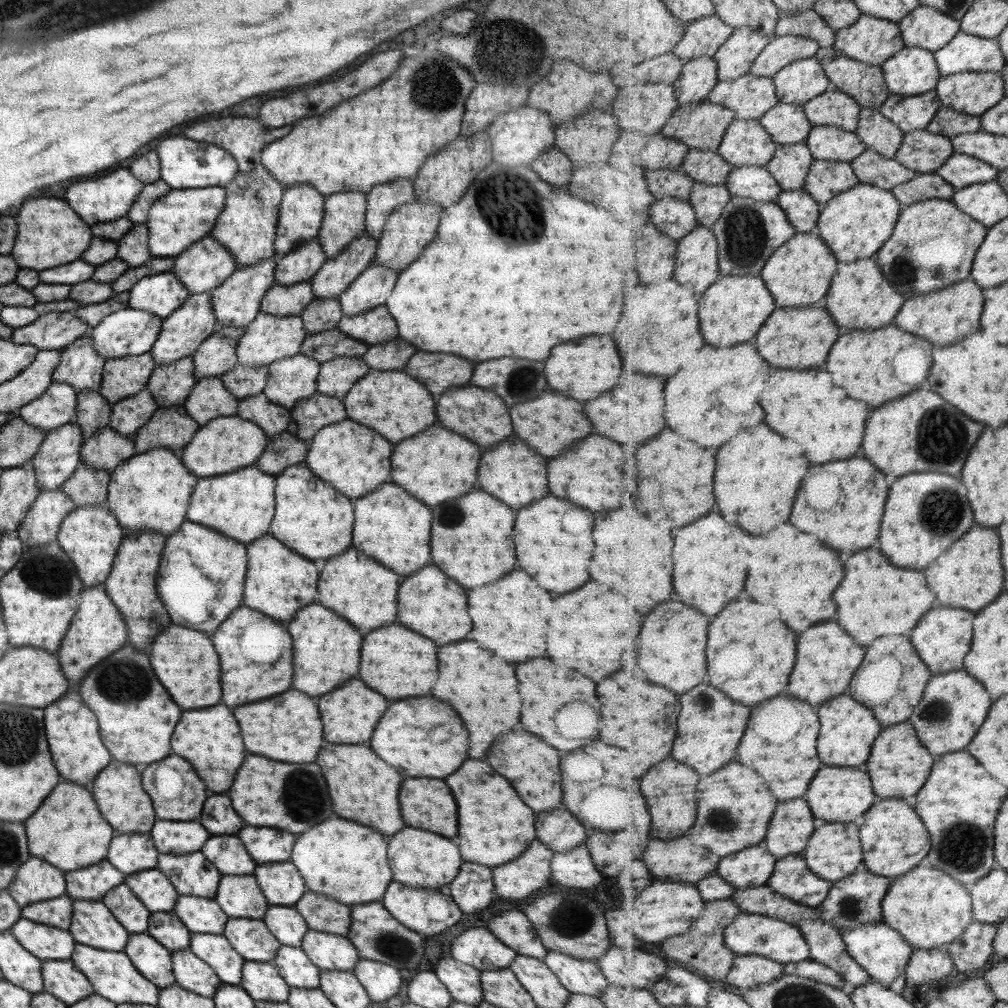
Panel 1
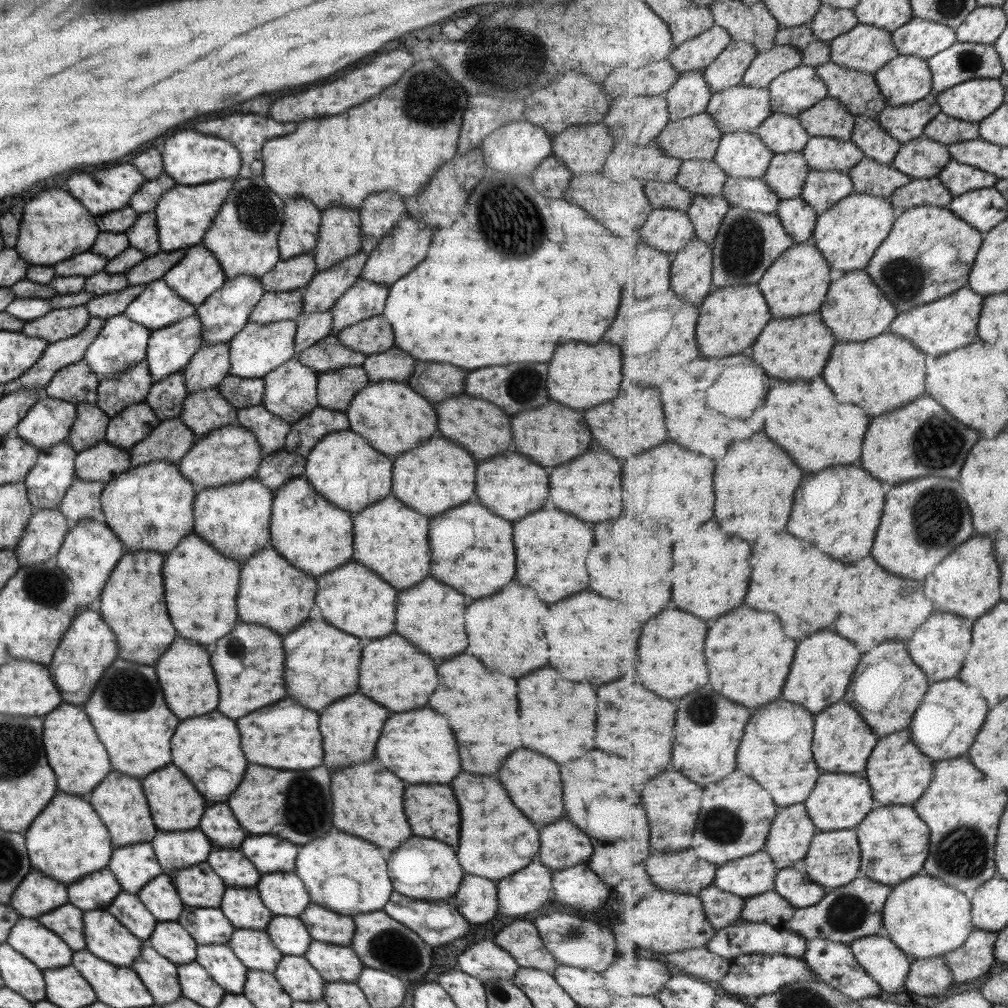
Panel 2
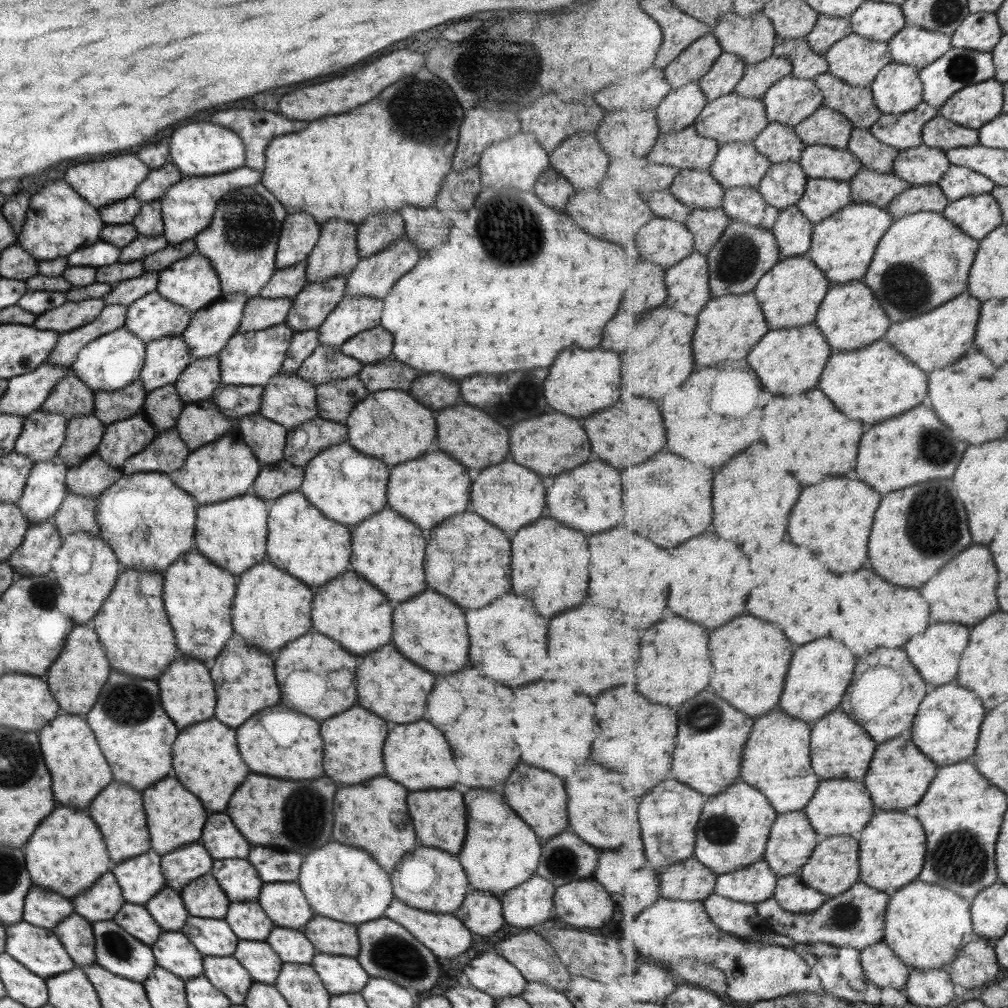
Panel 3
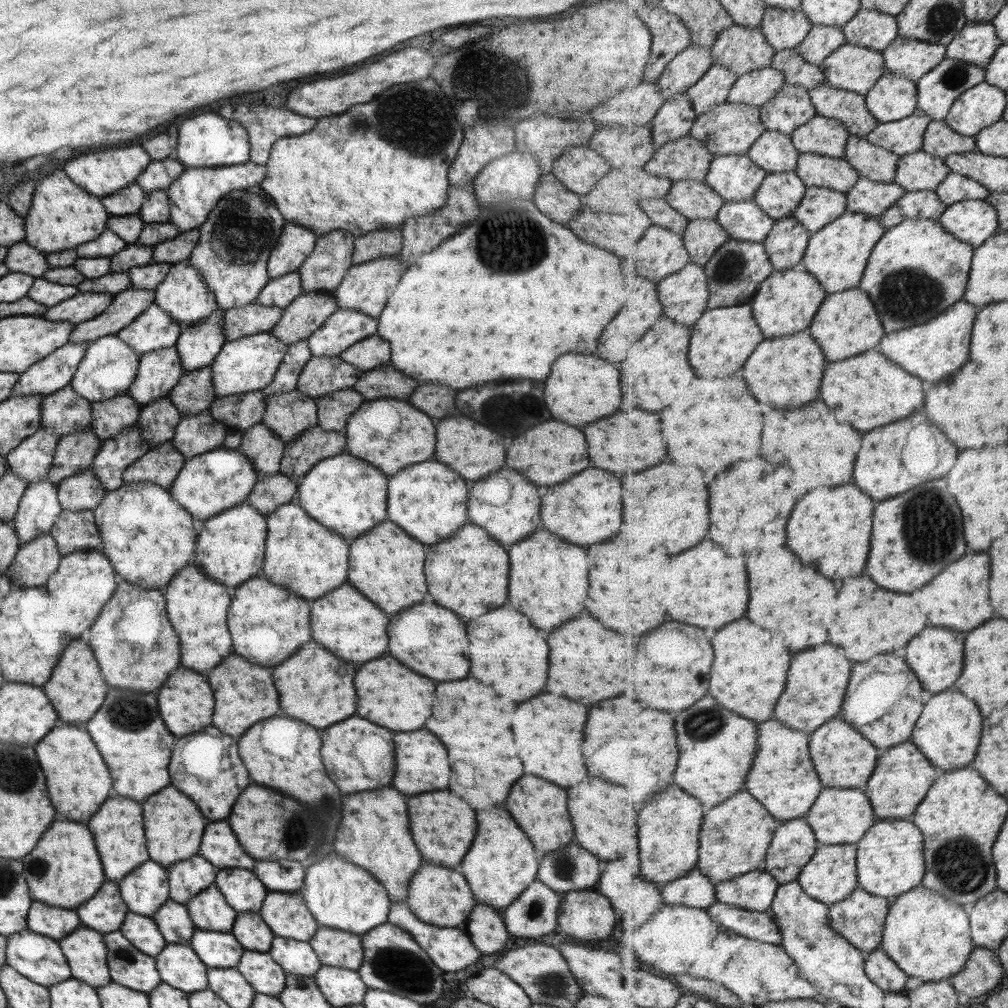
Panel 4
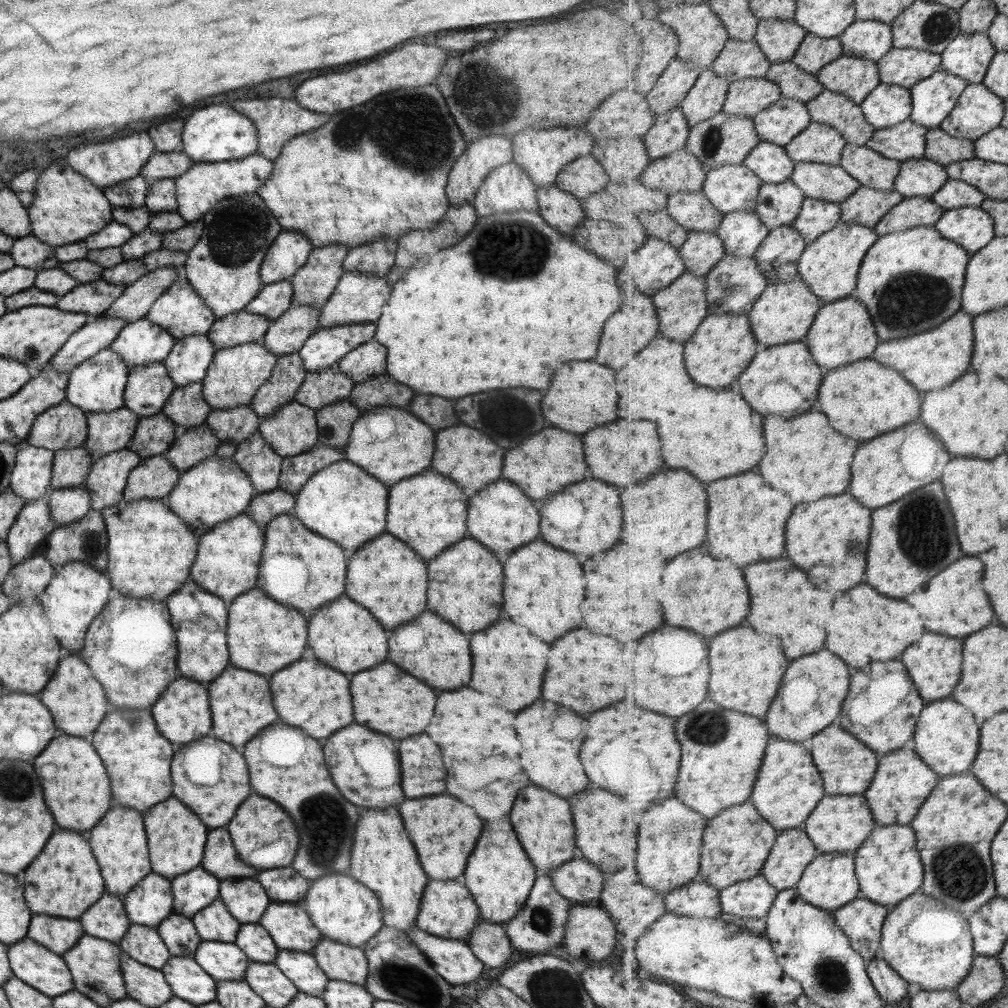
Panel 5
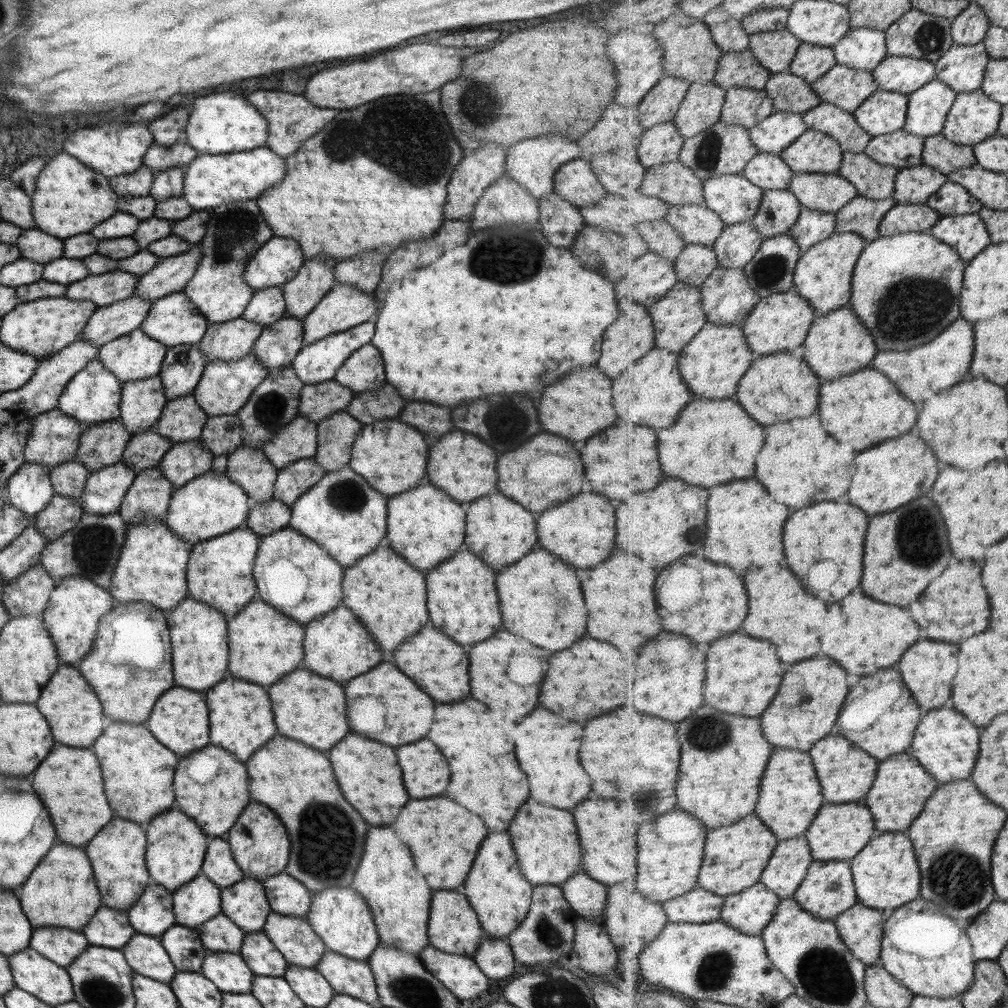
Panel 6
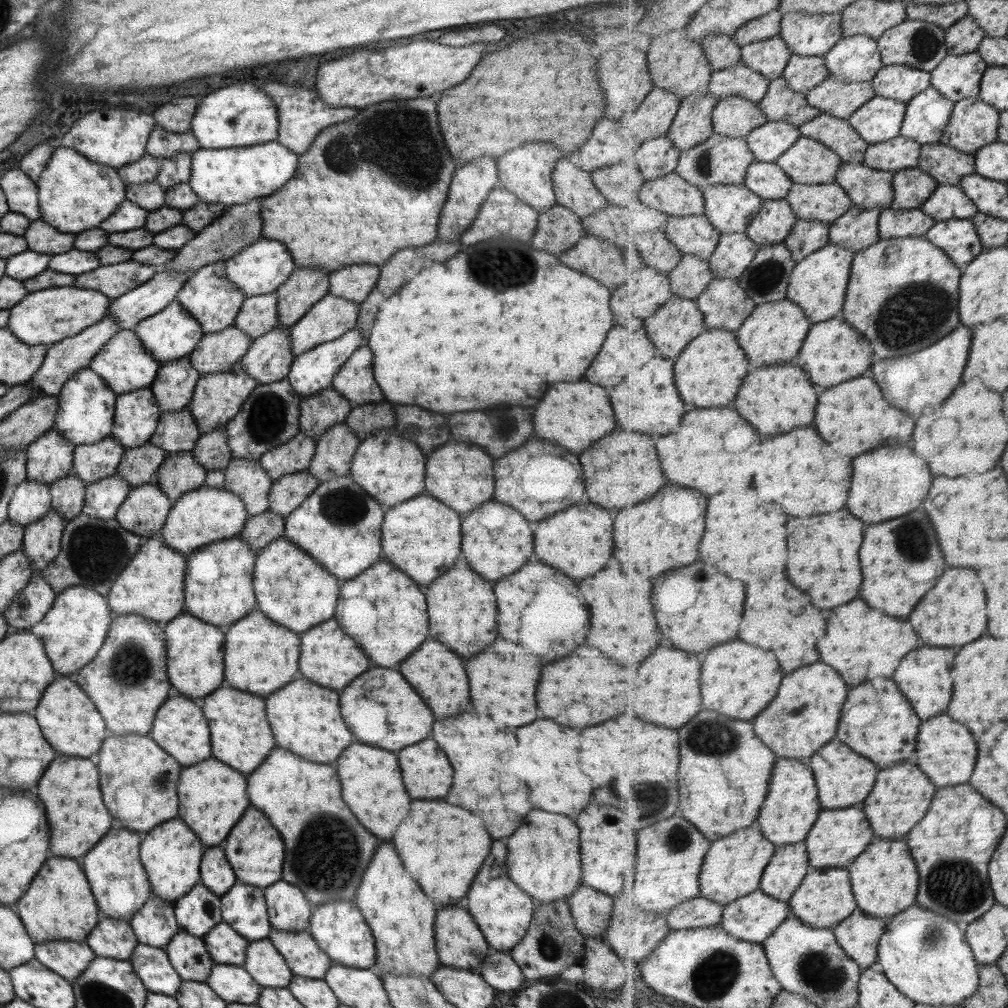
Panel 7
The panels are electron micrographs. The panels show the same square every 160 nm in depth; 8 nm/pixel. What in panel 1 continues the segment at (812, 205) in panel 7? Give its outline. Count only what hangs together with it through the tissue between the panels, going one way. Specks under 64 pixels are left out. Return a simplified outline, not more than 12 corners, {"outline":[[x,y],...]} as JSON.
{"outline":[[814,126],[805,141],[817,160],[852,162],[868,149],[856,132]]}

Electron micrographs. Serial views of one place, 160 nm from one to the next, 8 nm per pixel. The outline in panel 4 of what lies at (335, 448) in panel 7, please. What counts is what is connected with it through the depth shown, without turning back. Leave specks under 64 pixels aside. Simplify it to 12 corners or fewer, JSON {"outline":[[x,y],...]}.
{"outline":[[353,388],[314,400],[316,426],[344,433],[365,402]]}

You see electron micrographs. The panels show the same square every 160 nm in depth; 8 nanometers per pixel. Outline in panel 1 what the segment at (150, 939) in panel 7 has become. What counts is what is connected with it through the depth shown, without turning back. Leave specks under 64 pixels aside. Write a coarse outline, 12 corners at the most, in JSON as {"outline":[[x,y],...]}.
{"outline":[[115,833],[106,860],[125,878],[155,869],[149,833]]}

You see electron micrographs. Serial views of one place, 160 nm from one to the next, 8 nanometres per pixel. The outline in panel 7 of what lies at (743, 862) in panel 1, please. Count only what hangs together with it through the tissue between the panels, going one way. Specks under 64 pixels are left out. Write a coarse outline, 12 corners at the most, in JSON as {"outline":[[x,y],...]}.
{"outline":[[759,890],[726,905],[721,926],[762,944],[791,914]]}

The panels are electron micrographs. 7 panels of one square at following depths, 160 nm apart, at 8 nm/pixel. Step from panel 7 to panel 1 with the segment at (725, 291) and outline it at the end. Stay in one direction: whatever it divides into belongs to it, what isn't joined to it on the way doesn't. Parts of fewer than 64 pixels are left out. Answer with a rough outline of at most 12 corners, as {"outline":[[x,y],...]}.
{"outline":[[734,196],[713,228],[720,274],[759,276],[798,230]]}

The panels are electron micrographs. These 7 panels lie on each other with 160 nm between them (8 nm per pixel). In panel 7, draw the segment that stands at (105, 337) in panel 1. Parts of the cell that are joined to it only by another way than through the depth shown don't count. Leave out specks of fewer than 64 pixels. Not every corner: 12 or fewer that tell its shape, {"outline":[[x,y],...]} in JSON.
{"outline":[[87,368],[59,390],[52,429],[77,446],[110,437],[116,395]]}

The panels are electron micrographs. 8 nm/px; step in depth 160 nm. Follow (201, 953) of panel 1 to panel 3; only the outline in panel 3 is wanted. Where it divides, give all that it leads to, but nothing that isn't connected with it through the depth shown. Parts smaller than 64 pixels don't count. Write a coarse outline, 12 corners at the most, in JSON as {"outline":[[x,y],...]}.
{"outline":[[203,956],[205,979],[244,1004],[251,976],[232,956]]}

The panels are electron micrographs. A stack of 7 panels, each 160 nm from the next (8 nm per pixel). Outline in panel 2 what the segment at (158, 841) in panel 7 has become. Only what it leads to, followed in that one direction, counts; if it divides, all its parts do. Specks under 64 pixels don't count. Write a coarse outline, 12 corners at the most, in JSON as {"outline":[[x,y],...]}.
{"outline":[[171,763],[140,779],[156,830],[193,830],[207,802]]}

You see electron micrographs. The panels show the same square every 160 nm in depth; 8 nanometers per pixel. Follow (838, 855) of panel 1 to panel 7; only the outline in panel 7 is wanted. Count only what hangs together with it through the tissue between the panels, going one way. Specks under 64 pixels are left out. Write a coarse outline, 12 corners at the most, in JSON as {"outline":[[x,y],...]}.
{"outline":[[811,869],[791,897],[809,928],[858,910],[849,870]]}

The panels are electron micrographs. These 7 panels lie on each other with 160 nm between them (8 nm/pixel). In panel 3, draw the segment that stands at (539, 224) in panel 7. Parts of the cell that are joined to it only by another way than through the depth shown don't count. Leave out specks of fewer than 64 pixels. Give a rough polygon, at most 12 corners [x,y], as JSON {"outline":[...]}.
{"outline":[[553,167],[537,177],[532,192],[561,212],[574,188]]}

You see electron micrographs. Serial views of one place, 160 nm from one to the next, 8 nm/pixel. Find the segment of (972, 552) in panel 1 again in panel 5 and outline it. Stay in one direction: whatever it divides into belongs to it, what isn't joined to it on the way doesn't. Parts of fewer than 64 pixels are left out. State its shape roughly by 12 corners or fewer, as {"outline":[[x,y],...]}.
{"outline":[[961,558],[917,594],[927,632],[961,638],[991,624],[985,566]]}

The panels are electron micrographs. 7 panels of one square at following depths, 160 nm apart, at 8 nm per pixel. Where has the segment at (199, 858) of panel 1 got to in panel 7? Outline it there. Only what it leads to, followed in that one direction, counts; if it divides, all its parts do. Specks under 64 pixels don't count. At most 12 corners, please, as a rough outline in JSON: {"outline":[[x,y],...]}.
{"outline":[[221,922],[203,936],[214,964],[243,966],[248,941]]}

